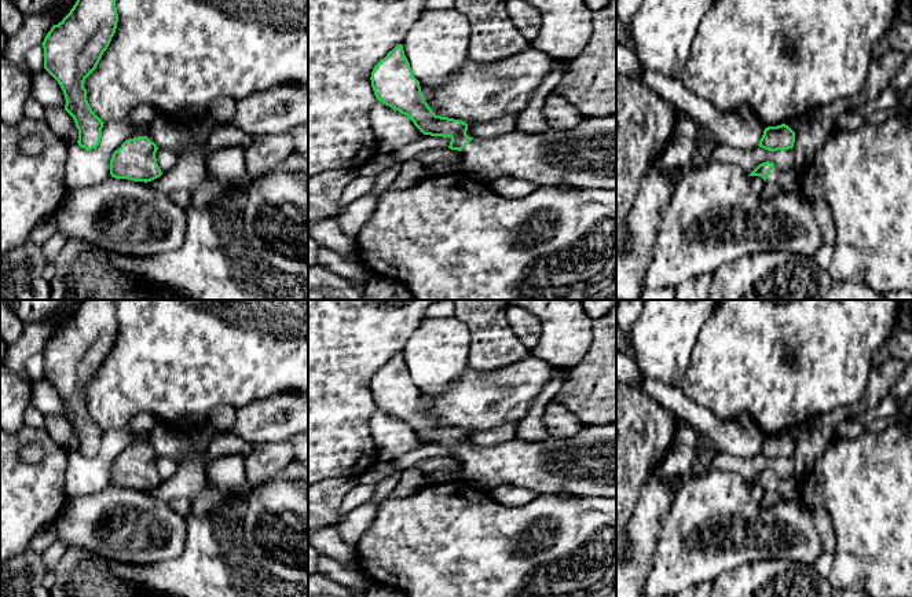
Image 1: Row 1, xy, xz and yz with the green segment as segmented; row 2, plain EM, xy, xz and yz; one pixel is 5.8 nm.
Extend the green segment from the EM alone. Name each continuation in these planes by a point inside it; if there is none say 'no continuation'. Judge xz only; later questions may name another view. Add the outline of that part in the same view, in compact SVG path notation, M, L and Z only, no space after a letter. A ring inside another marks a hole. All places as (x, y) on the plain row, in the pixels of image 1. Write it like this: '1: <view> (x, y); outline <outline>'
1: xz (585, 465); outline M616 424L582 425L578 435L568 439L550 437L543 442L513 439L497 446L473 446L462 458L462 481L490 492L499 486L516 486L538 494L568 494L616 499Z

